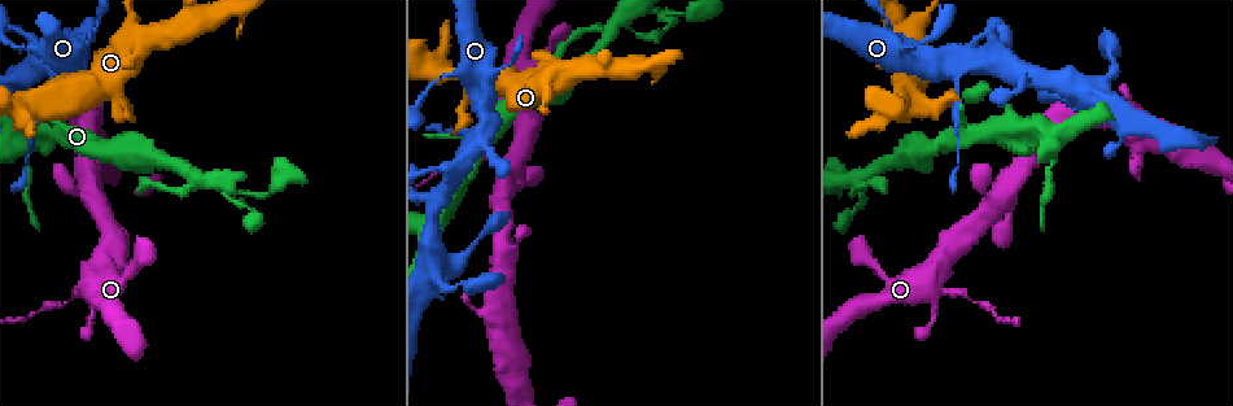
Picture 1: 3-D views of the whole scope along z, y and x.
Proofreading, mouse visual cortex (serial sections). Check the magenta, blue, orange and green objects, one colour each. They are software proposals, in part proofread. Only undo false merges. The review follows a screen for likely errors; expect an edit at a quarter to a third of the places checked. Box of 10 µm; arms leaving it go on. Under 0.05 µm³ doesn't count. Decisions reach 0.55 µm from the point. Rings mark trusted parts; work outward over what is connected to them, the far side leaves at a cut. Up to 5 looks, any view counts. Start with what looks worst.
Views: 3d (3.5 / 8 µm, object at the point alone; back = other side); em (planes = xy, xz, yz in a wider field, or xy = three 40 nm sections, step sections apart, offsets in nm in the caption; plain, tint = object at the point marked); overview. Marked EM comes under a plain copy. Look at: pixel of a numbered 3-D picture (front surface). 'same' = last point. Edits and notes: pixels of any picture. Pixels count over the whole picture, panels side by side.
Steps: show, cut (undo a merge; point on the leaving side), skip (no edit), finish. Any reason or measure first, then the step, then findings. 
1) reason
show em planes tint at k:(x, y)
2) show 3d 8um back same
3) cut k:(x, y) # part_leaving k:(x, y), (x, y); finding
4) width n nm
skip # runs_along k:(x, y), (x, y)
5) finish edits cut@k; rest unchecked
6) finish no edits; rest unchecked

show 3d 3.5um back at 1:(939, 293)

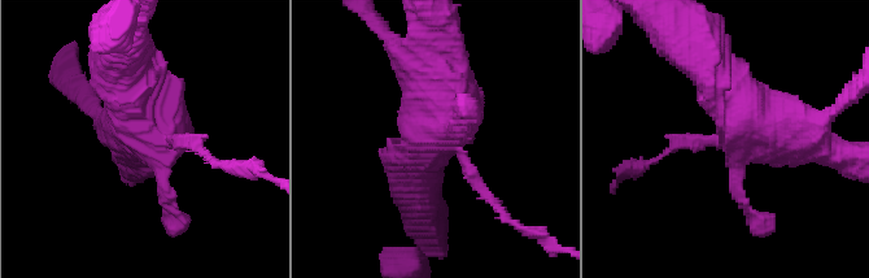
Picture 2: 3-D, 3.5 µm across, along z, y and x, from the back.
show em xy step 1 tint at 2:(165, 143)

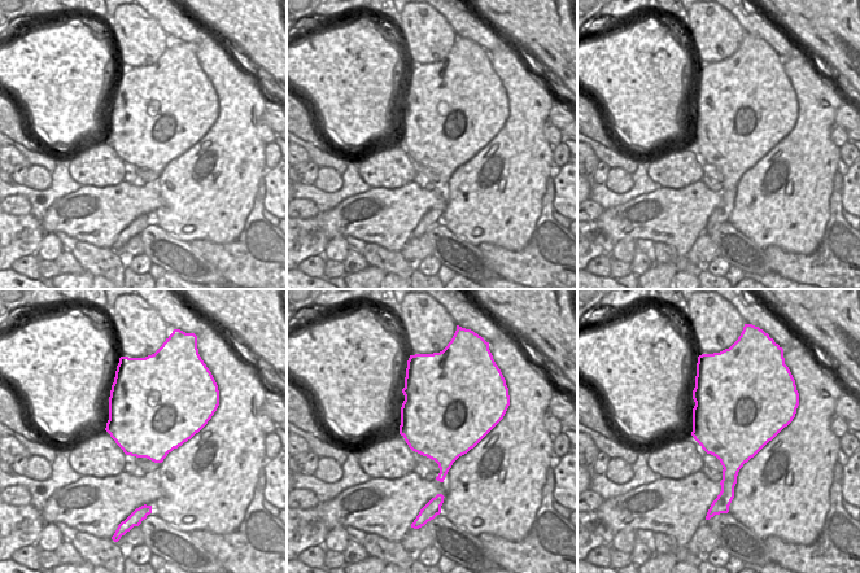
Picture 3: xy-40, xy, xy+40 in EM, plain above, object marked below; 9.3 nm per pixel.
width 800 nm
cut 2:(479, 186) # part_leaving 2:(458, 148), (502, 214), (537, 235); two cells meet here

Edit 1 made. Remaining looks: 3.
show overview

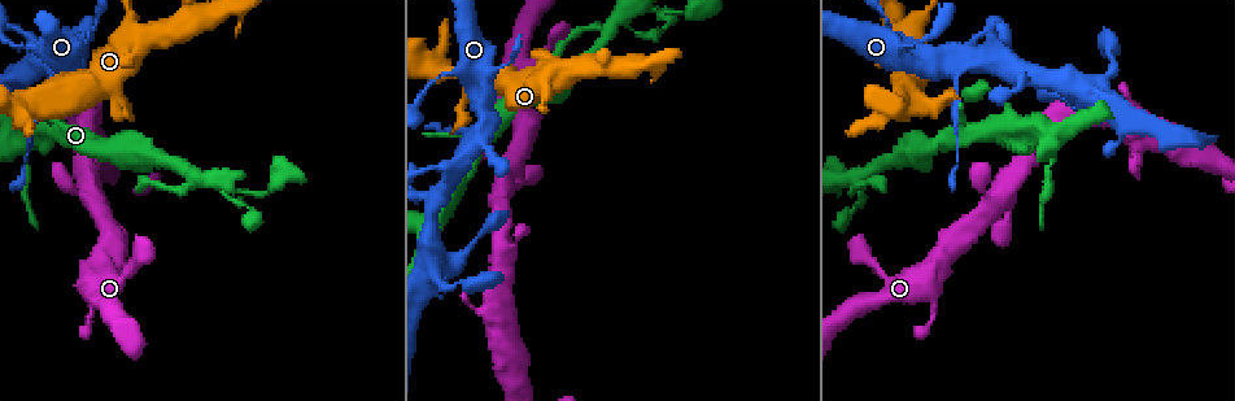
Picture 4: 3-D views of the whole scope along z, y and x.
three-way junction
show 3d 3.5um at 4:(138, 53)

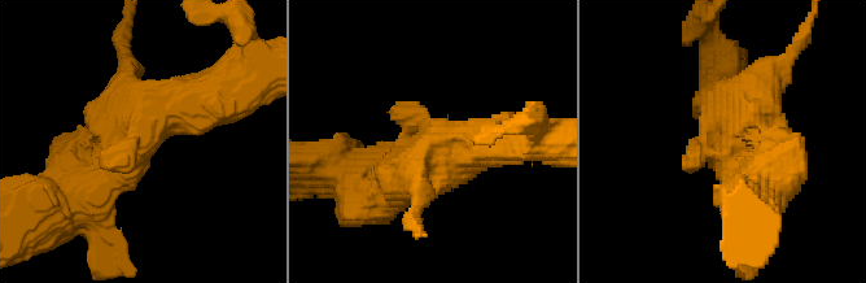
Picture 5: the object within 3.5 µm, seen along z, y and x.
need the tissue
show em xy step 2 tint at 5:(145, 137)

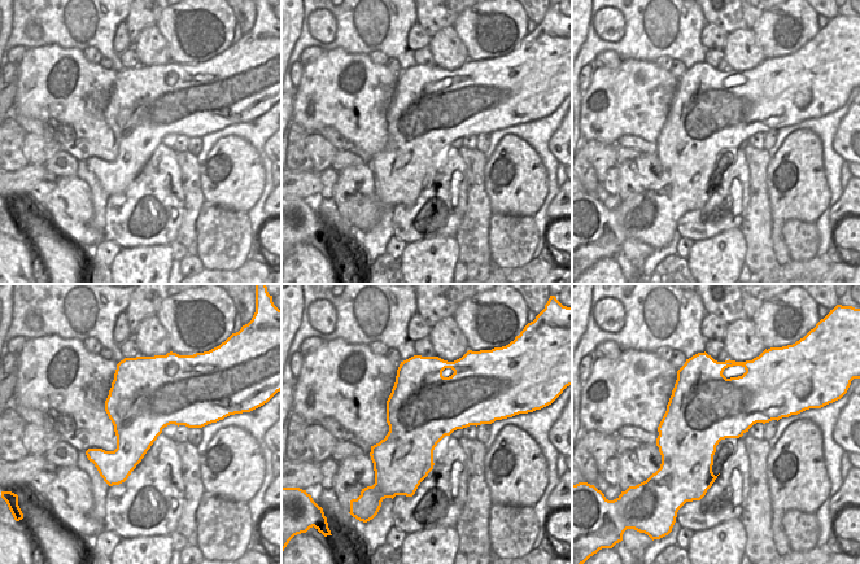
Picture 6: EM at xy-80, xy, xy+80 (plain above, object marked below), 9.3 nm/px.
skip # continuous, no second cell

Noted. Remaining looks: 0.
finish edits cut@2; rest unchecked

